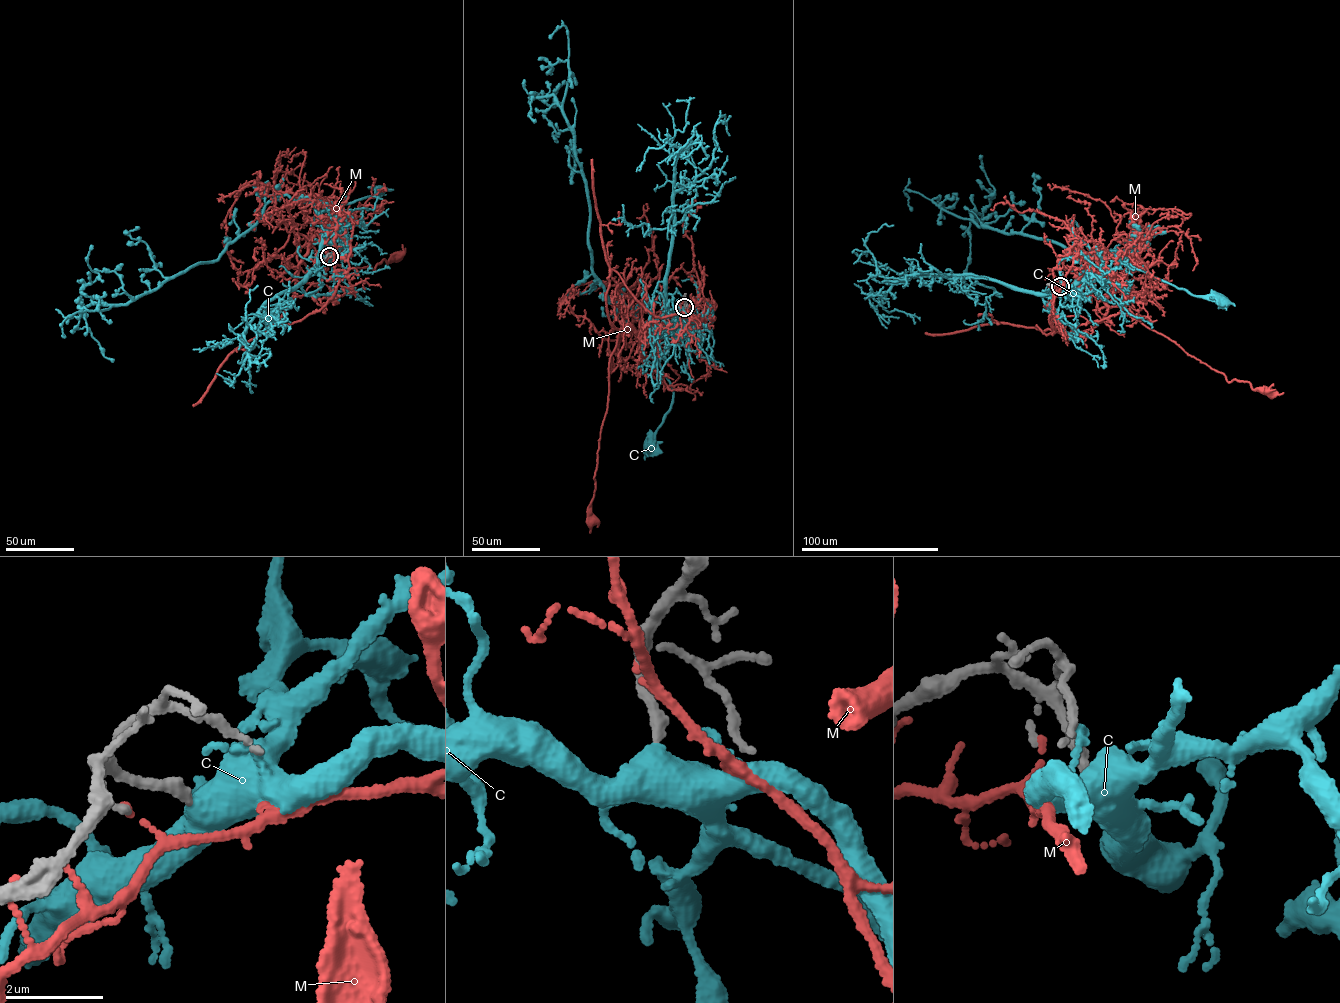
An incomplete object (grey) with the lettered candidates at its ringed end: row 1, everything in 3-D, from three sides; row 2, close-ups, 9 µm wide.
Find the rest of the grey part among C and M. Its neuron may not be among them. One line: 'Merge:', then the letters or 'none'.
Merge: C

